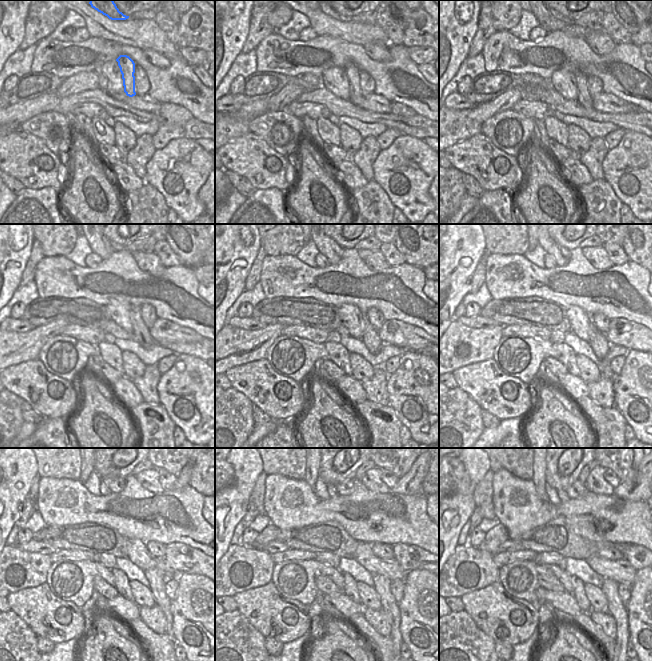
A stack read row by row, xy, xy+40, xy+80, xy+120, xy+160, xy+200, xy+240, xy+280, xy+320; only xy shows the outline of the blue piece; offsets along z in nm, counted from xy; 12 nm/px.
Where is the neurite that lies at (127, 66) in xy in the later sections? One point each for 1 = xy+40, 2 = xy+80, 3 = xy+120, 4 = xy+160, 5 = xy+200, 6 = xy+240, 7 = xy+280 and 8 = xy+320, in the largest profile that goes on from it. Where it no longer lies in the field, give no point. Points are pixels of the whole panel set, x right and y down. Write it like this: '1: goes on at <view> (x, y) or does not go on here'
1: goes on at xy+40 (352, 71)
2: goes on at xy+80 (584, 98)
3: goes on at xy+120 (141, 333)
4: goes on at xy+160 (370, 337)
5: goes on at xy+200 (600, 345)
6: goes on at xy+240 (155, 577)
7: goes on at xy+280 (382, 584)
8: goes on at xy+320 (616, 608)

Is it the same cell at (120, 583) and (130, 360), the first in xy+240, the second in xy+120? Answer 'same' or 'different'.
different

